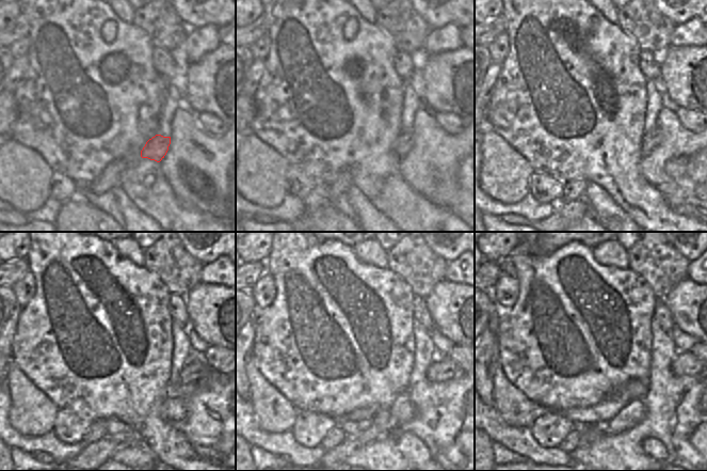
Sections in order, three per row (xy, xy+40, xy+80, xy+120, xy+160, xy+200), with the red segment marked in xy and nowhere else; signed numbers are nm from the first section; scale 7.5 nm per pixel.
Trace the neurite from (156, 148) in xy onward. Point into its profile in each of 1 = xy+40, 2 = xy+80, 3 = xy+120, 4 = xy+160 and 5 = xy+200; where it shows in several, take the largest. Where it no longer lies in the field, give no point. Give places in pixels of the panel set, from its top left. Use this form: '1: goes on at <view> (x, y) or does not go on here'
1: goes on at xy+40 (403, 143)
2: goes on at xy+80 (651, 140)
3: goes on at xy+120 (193, 372)
4: goes on at xy+160 (442, 370)
5: goes on at xy+200 (686, 364)

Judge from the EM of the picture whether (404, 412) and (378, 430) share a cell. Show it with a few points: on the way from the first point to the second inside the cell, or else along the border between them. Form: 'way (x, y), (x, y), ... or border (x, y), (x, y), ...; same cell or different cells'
way (398, 414), (384, 424); same cell

